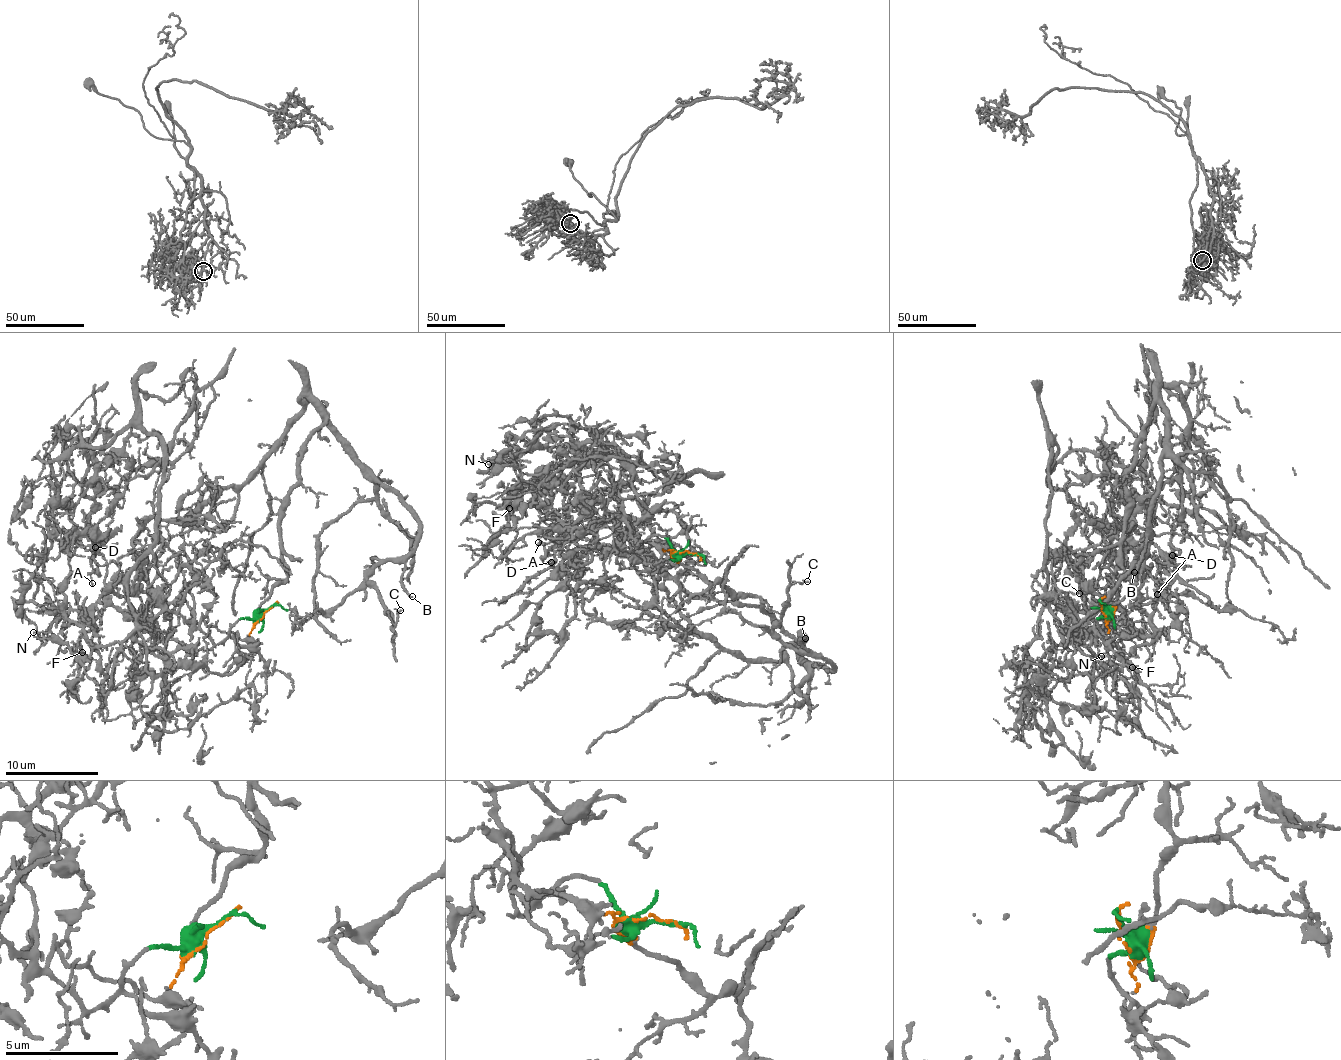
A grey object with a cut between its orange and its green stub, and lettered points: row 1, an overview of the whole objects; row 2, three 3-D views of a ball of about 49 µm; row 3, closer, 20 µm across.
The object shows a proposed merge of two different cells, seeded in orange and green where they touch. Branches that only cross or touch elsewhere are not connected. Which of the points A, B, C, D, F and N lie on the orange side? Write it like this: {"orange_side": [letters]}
{"orange_side": ["B", "C"]}

